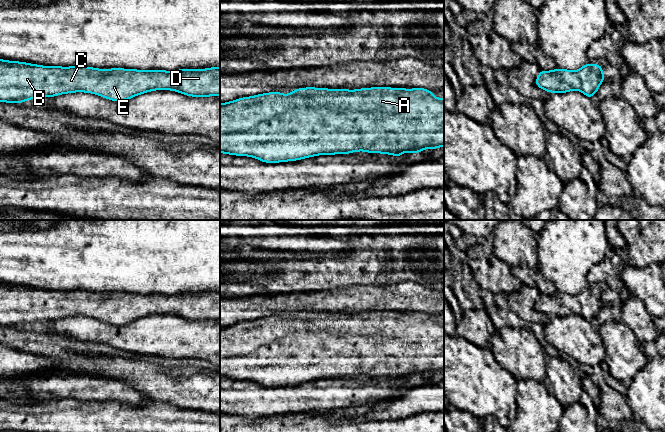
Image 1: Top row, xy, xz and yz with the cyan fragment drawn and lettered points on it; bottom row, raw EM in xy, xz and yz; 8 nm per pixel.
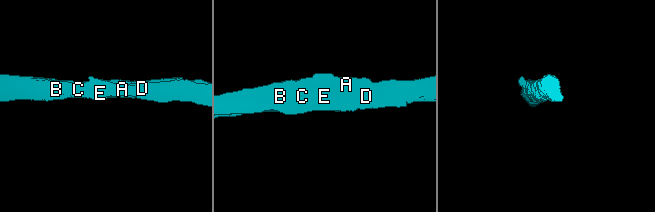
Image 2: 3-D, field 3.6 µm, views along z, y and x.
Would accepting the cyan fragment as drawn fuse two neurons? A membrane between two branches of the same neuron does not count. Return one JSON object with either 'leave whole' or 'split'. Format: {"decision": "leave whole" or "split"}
{"decision": "leave whole"}

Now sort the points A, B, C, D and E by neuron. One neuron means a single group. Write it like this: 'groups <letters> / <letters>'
groups A B C D E

